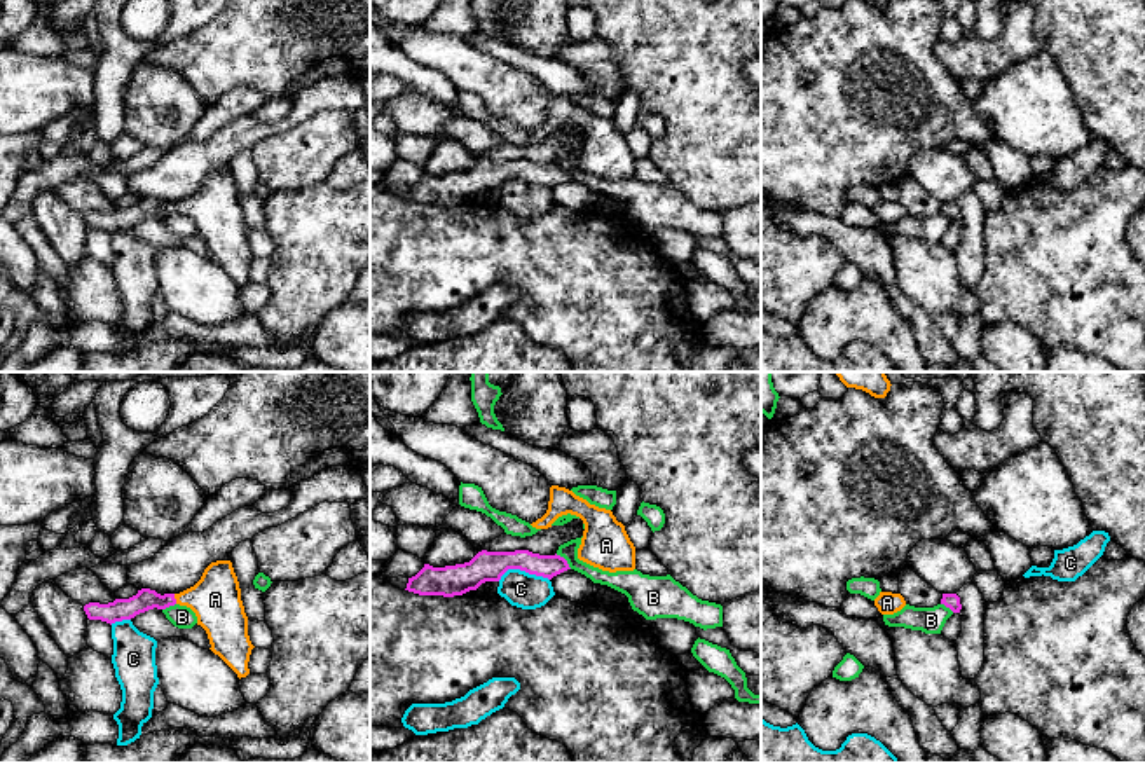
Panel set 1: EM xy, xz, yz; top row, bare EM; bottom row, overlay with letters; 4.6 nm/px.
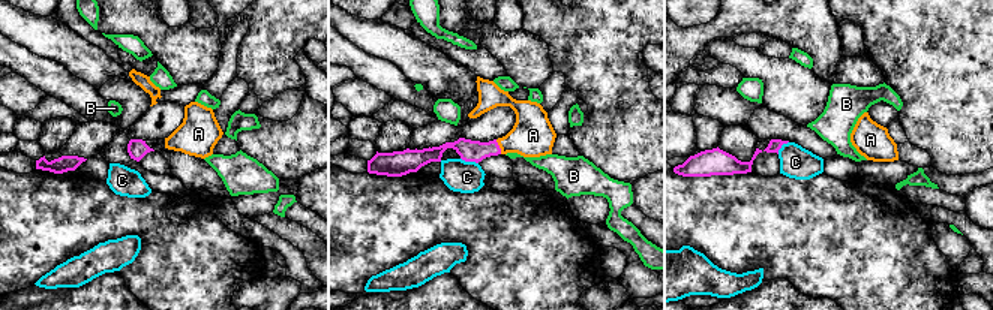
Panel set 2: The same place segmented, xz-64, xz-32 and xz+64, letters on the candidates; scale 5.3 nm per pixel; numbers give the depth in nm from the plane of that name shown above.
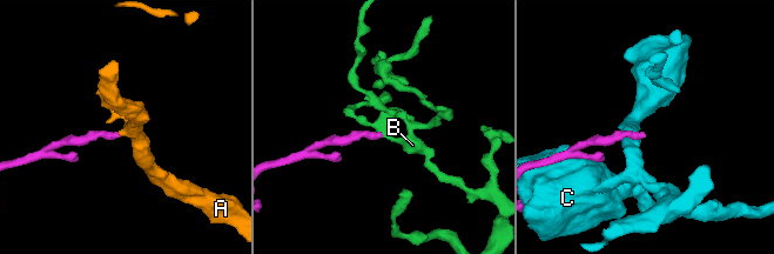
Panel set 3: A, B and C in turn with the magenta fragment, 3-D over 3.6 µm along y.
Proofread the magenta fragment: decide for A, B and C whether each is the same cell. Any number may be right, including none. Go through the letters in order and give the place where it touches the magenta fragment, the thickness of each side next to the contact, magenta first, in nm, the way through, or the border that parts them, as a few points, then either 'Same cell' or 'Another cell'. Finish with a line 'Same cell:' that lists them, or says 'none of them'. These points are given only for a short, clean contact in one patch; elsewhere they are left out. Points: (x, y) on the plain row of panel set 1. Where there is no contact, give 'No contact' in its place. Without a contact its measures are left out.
A: Touches magenta at xy (175, 208). Thickness 100 nm (magenta) against 240 nm. Path across: xy (145, 208), (175, 208), (215, 208). Same cell
B: Touches magenta at xz (564, 168). Thickness 110 nm (magenta) against 80 nm. Boundary: xz (555, 163), (571, 177). Another cell
C: Touches magenta at xz (524, 178). Thickness 140 nm (magenta) against 160 nm. Another cell
Same cell: A

